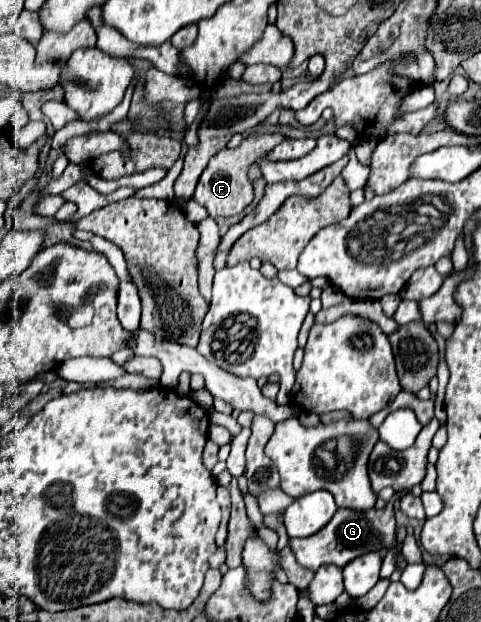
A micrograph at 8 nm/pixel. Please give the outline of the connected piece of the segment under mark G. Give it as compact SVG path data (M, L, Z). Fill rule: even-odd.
M387 503L385 509L369 509L369 511L353 511L353 509L339 509L337 515L325 525L317 535L305 537L305 539L289 539L291 551L301 567L307 567L311 571L317 571L323 563L333 563L343 567L357 555L363 555L365 551L379 551L383 547L391 549L397 547L395 541L395 515L393 505Z

